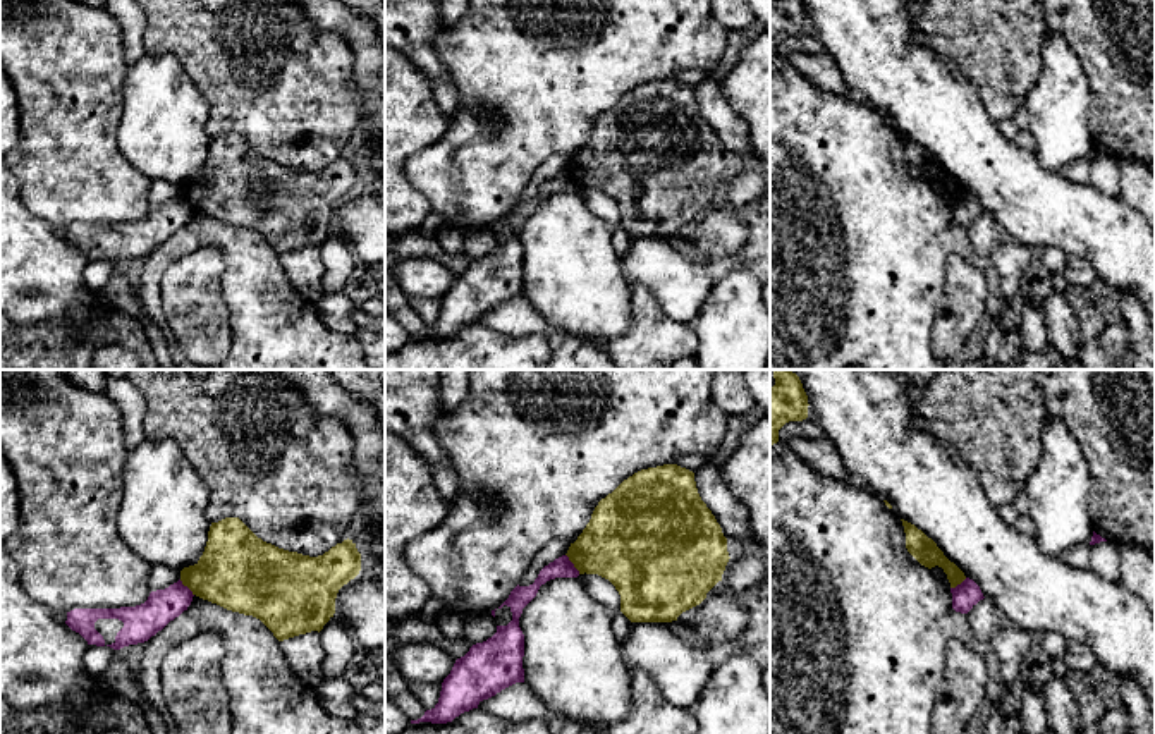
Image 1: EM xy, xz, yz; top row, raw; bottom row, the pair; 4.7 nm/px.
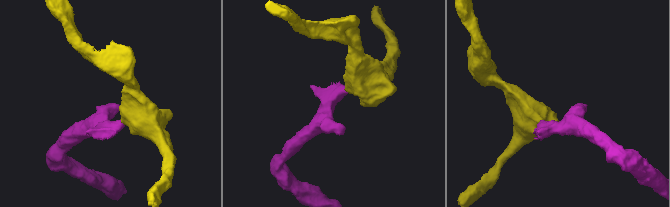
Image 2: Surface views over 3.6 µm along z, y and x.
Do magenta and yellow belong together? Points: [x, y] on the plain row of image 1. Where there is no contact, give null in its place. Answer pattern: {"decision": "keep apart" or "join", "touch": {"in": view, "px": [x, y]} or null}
{"decision": "keep apart", "touch": {"in": "xz", "px": [573, 179]}}

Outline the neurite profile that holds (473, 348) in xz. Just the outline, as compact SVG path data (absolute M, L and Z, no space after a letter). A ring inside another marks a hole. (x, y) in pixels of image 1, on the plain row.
M473 323L447 339L411 339L402 349L385 354L385 370L545 370L553 346L545 333L509 337Z

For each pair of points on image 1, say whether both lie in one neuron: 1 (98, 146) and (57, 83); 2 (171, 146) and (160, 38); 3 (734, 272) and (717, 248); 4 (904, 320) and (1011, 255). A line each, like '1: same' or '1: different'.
1: same
2: different
3: different
4: different

